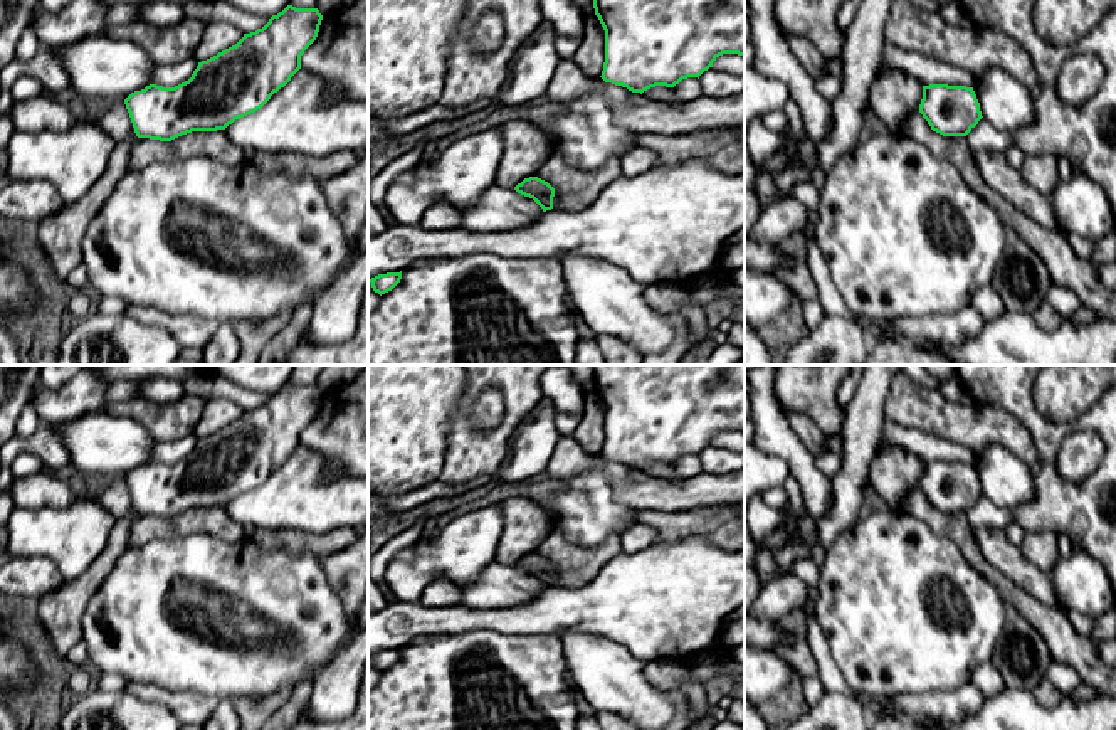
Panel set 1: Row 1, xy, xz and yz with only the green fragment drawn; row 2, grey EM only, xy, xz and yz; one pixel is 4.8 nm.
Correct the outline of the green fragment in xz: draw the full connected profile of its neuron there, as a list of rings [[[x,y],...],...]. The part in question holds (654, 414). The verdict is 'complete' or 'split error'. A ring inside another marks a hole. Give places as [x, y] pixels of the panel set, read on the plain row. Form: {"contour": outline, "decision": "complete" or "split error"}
{"contour": [[[592,365],[593,385],[605,407],[605,439],[602,456],[615,463],[627,464],[632,469],[644,469],[655,463],[674,464],[682,456],[698,454],[713,444],[713,439],[723,431],[738,431],[745,434],[745,365]]], "decision": "complete"}

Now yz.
{"contour": [[[923,463],[919,489],[943,513],[966,513],[983,495],[973,464]]], "decision": "complete"}

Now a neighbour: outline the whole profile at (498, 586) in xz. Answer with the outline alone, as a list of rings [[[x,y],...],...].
[[[492,560],[472,584],[459,589],[459,606],[467,609],[503,611],[524,606],[541,595],[543,585],[514,565]]]

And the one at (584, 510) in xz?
[[[612,459],[598,471],[563,481],[546,508],[551,532],[561,532],[570,543],[598,548],[612,535],[624,535],[639,521],[639,511],[613,500],[613,479],[632,468]]]

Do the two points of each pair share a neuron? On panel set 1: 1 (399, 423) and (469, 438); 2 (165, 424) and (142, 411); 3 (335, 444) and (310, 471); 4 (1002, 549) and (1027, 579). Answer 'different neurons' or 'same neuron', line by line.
1: different neurons
2: same neuron
3: different neurons
4: same neuron

